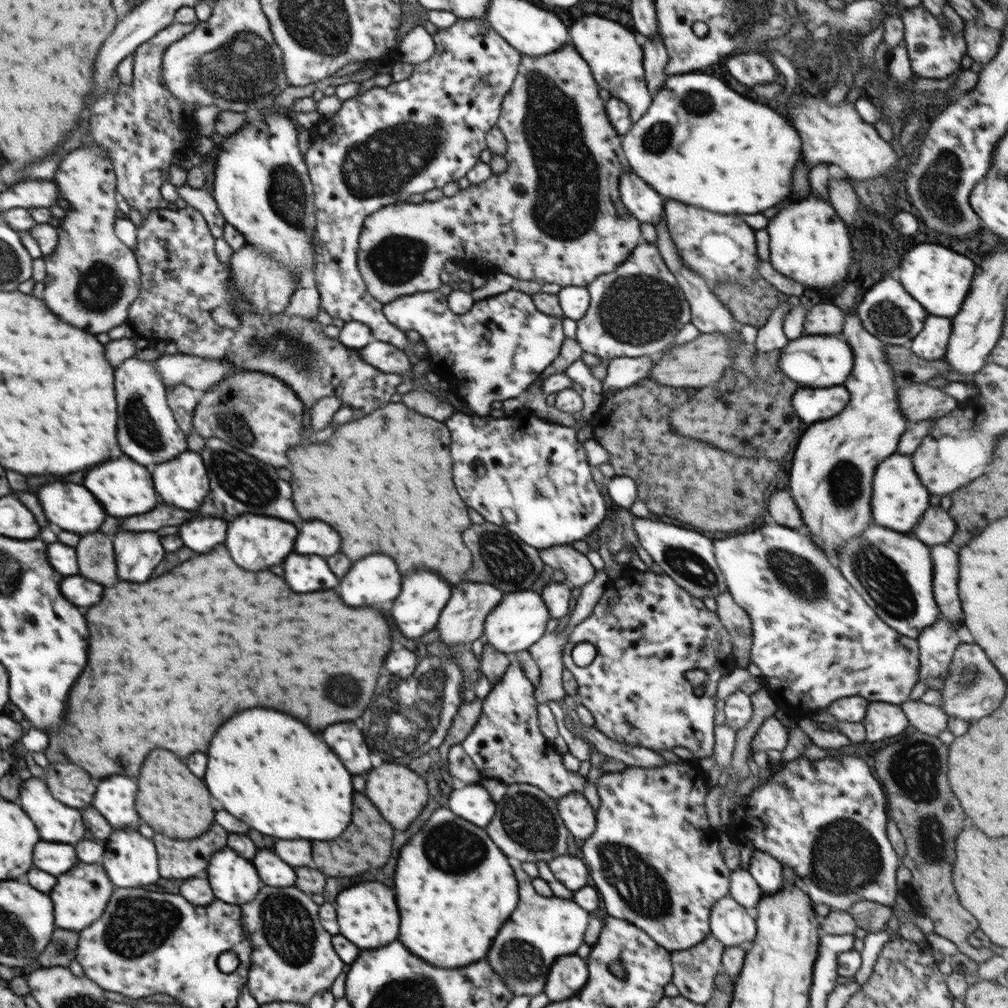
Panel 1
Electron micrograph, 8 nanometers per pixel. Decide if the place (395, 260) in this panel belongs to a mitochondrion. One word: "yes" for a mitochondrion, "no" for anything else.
yes

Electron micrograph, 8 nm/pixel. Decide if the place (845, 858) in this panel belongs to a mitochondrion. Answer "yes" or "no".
yes

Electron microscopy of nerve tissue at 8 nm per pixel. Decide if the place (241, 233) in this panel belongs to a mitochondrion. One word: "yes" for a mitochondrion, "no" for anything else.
no

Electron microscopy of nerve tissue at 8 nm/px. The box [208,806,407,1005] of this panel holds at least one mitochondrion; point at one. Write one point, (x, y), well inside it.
(290, 934)

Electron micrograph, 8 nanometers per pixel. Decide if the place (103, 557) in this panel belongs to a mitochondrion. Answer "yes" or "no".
no

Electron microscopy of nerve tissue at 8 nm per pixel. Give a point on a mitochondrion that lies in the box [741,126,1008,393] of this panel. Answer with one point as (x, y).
(938, 186)

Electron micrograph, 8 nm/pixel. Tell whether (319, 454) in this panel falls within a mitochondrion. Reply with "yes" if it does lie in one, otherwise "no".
no

